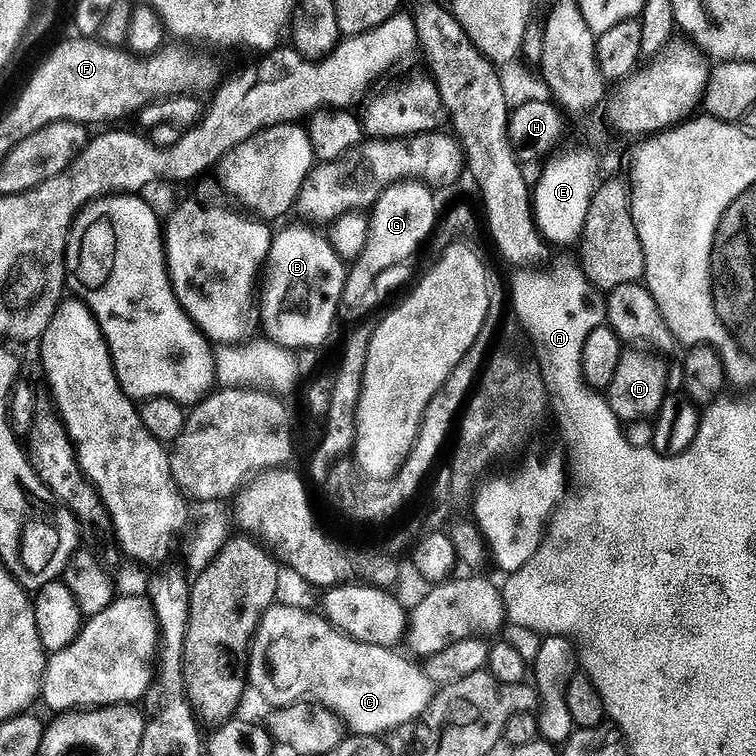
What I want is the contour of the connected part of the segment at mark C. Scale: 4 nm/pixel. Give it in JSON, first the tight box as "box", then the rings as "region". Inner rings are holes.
{"box":[246,602,434,737],"region":[[[276,602],[265,610],[252,638],[250,651],[246,656],[246,680],[251,687],[252,684],[256,687],[257,694],[273,709],[307,701],[311,697],[315,703],[325,706],[340,717],[355,735],[383,737],[419,720],[434,704],[434,685],[425,675],[423,667],[416,662],[407,664],[396,652],[377,644],[363,644],[344,635],[332,627],[323,615],[313,614],[306,609],[292,609]]]}

